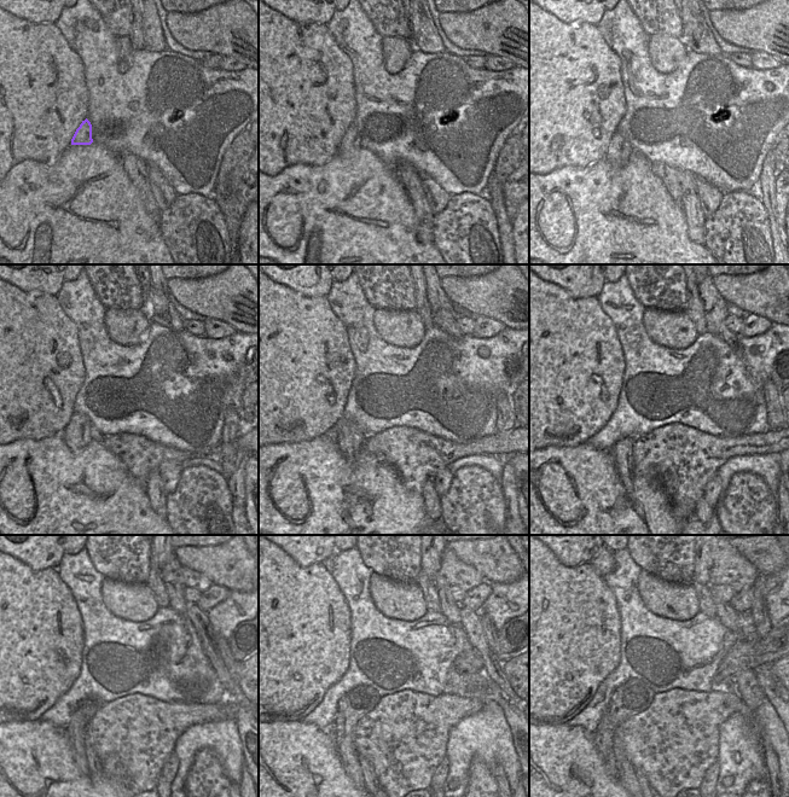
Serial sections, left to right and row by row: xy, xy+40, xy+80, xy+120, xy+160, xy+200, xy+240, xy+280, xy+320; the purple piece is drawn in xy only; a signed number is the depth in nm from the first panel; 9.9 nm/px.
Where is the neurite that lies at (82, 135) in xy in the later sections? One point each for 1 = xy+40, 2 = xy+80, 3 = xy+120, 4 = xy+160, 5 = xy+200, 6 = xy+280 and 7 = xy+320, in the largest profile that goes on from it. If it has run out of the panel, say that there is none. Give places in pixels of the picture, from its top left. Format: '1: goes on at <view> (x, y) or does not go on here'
1: goes on at xy+40 (351, 143)
2: goes on at xy+80 (619, 150)
3: goes on at xy+120 (77, 434)
4: goes on at xy+160 (349, 438)
5: goes on at xy+200 (621, 451)
6: goes on at xy+280 (370, 780)
7: goes on at xy+320 (642, 780)

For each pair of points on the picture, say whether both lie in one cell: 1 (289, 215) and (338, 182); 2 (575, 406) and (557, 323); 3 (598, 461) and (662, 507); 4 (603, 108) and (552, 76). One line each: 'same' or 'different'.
1: same
2: same
3: same
4: same

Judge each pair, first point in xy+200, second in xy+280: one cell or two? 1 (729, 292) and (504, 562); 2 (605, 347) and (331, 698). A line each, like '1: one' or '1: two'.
1: one
2: two

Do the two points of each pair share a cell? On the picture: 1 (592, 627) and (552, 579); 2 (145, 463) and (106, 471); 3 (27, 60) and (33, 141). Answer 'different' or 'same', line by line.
1: same
2: different
3: same

